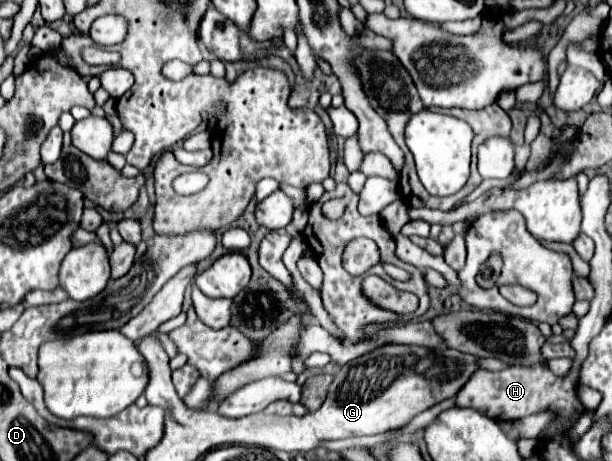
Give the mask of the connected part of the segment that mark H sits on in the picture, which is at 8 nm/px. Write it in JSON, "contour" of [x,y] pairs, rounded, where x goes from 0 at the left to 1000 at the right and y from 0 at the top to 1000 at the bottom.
{"contour":[[[874,794],[874,798],[825,798],[819,807],[796,807],[796,803],[776,803],[773,816],[763,824],[757,846],[747,855],[747,881],[753,885],[776,885],[783,894],[796,894],[799,907],[822,915],[822,911],[848,911],[855,902],[864,902],[881,889],[900,889],[907,902],[933,902],[953,881],[943,868],[943,811],[923,811],[920,820],[910,820],[897,798]]]}

